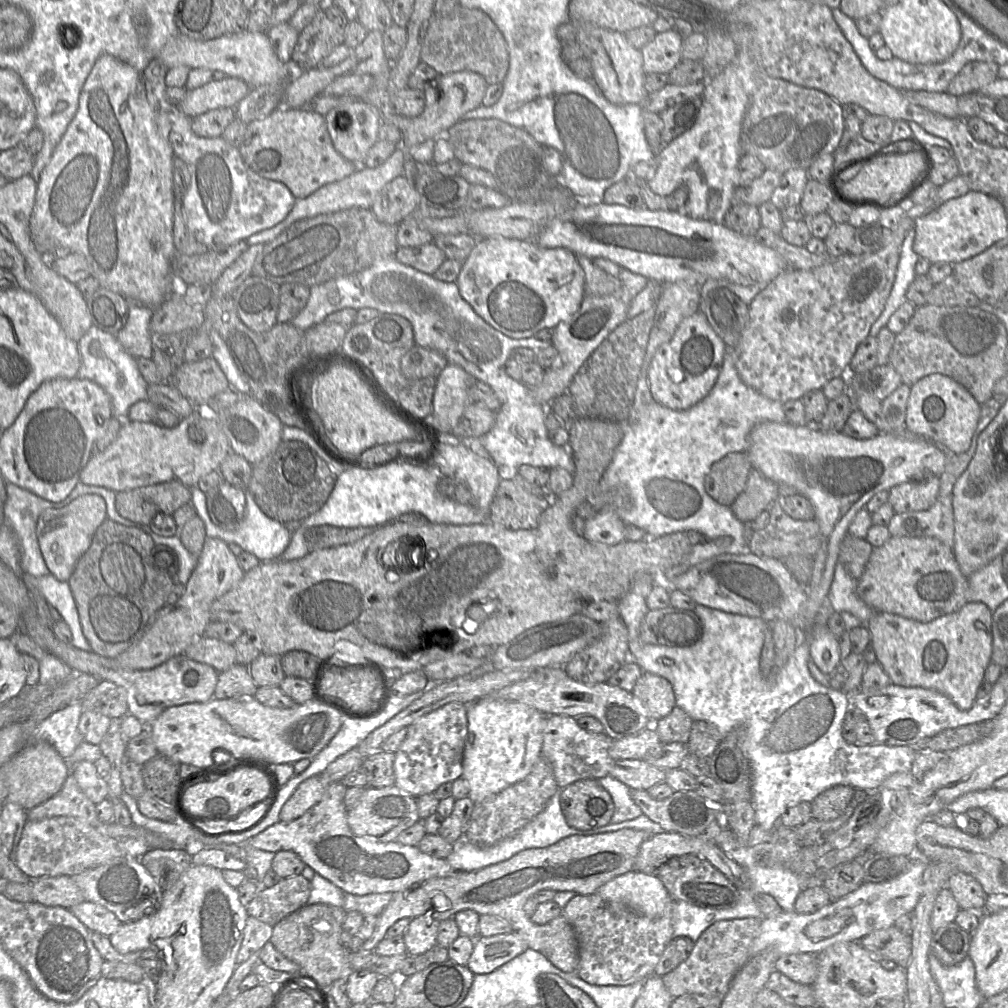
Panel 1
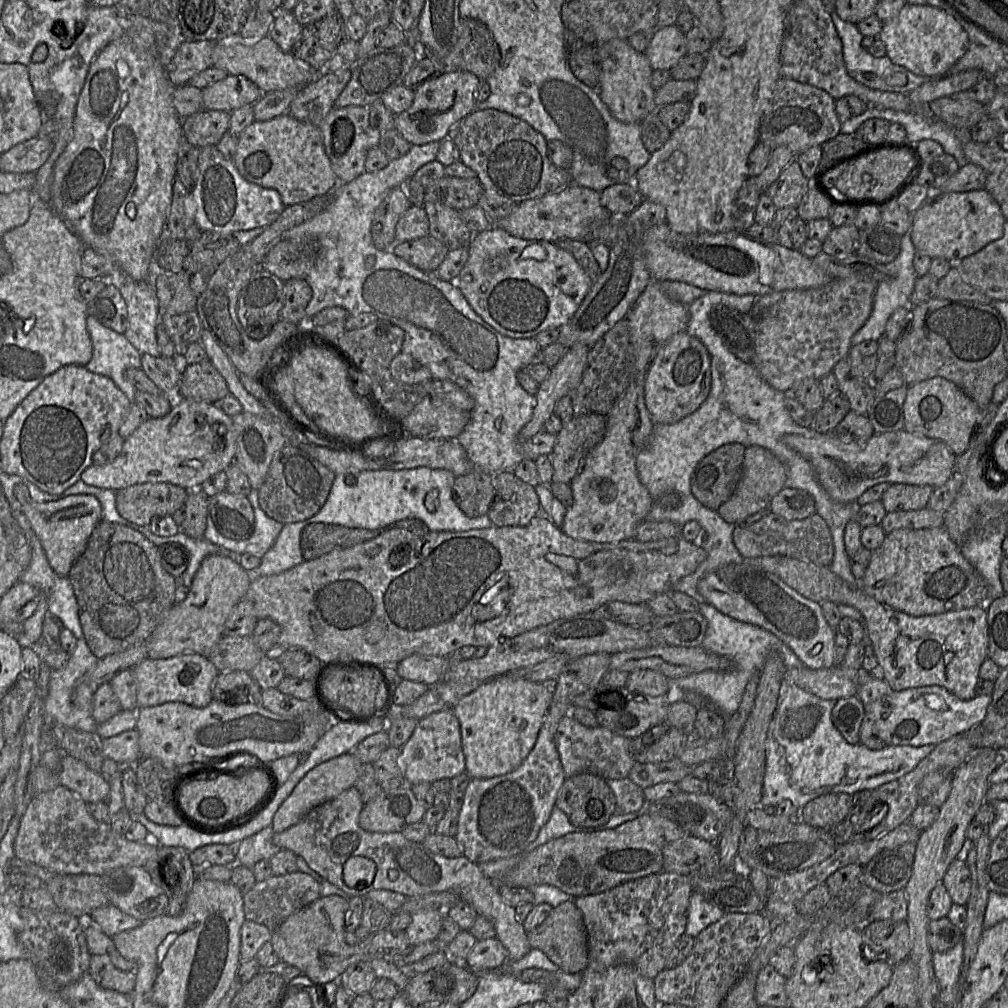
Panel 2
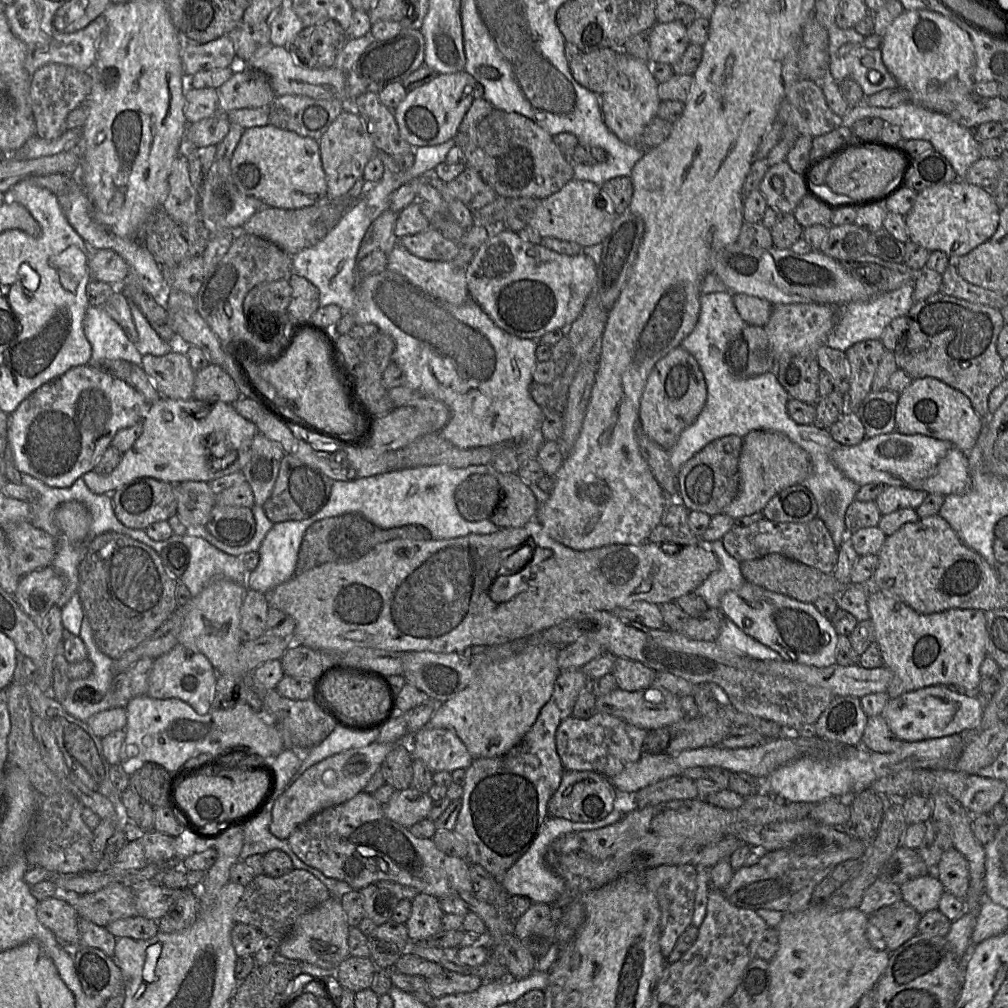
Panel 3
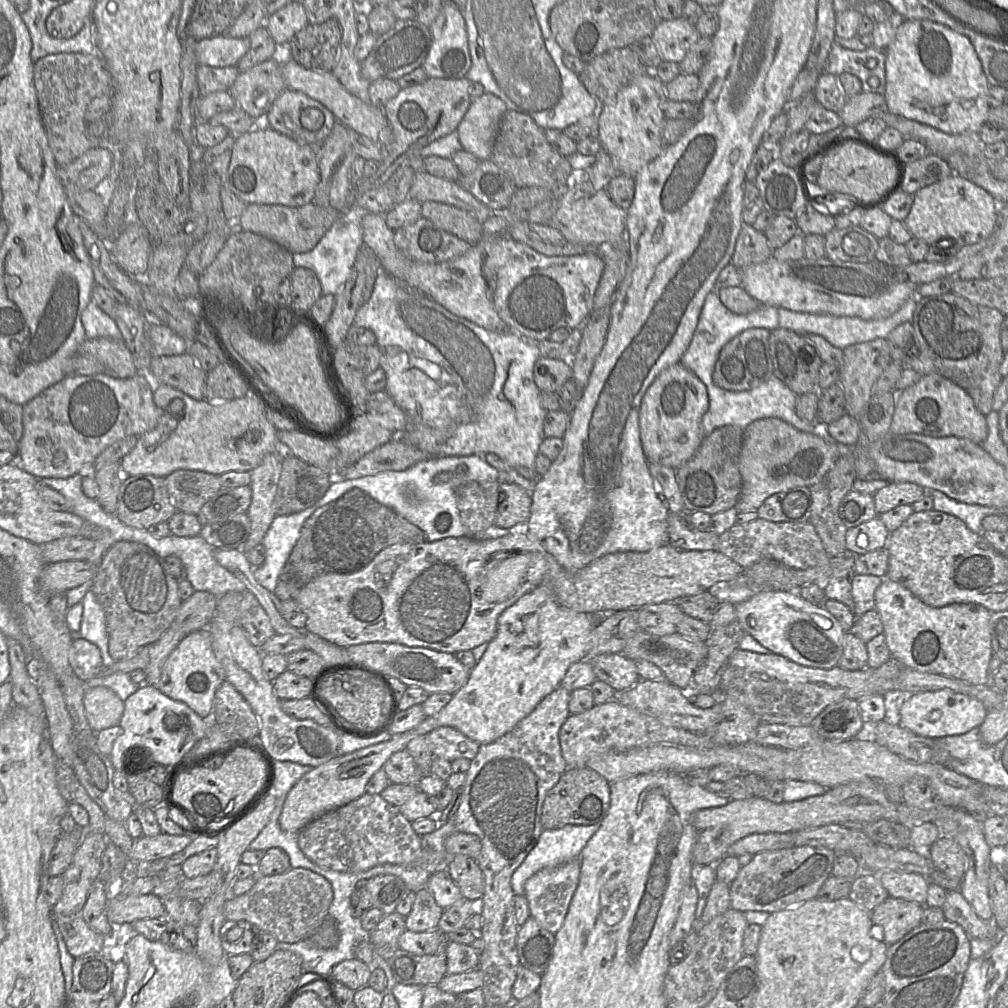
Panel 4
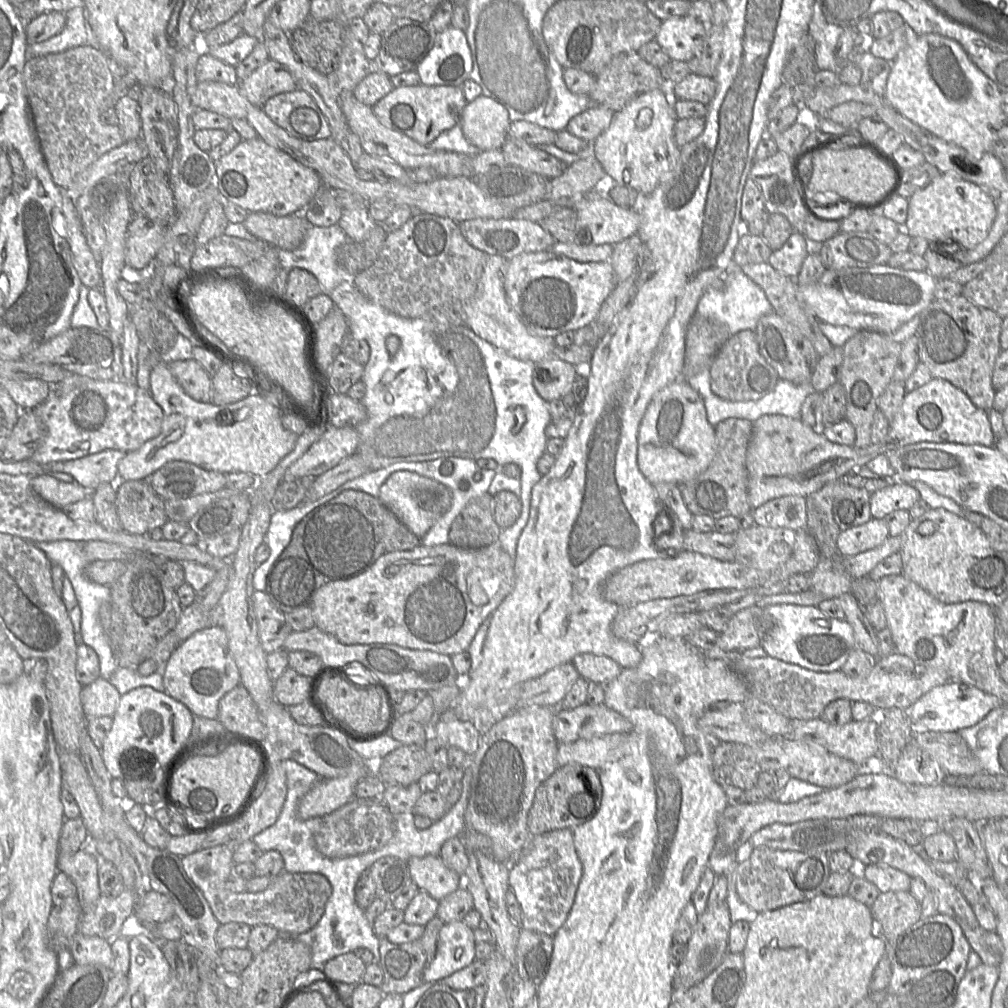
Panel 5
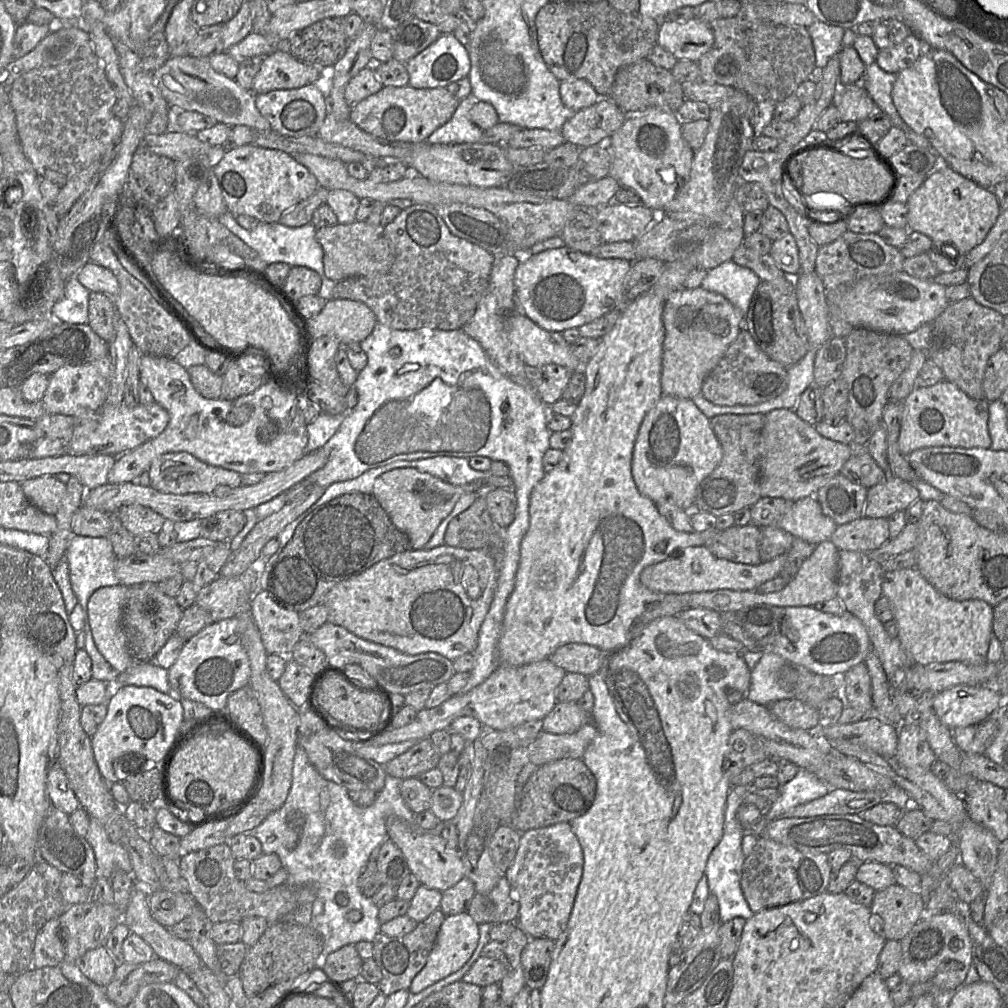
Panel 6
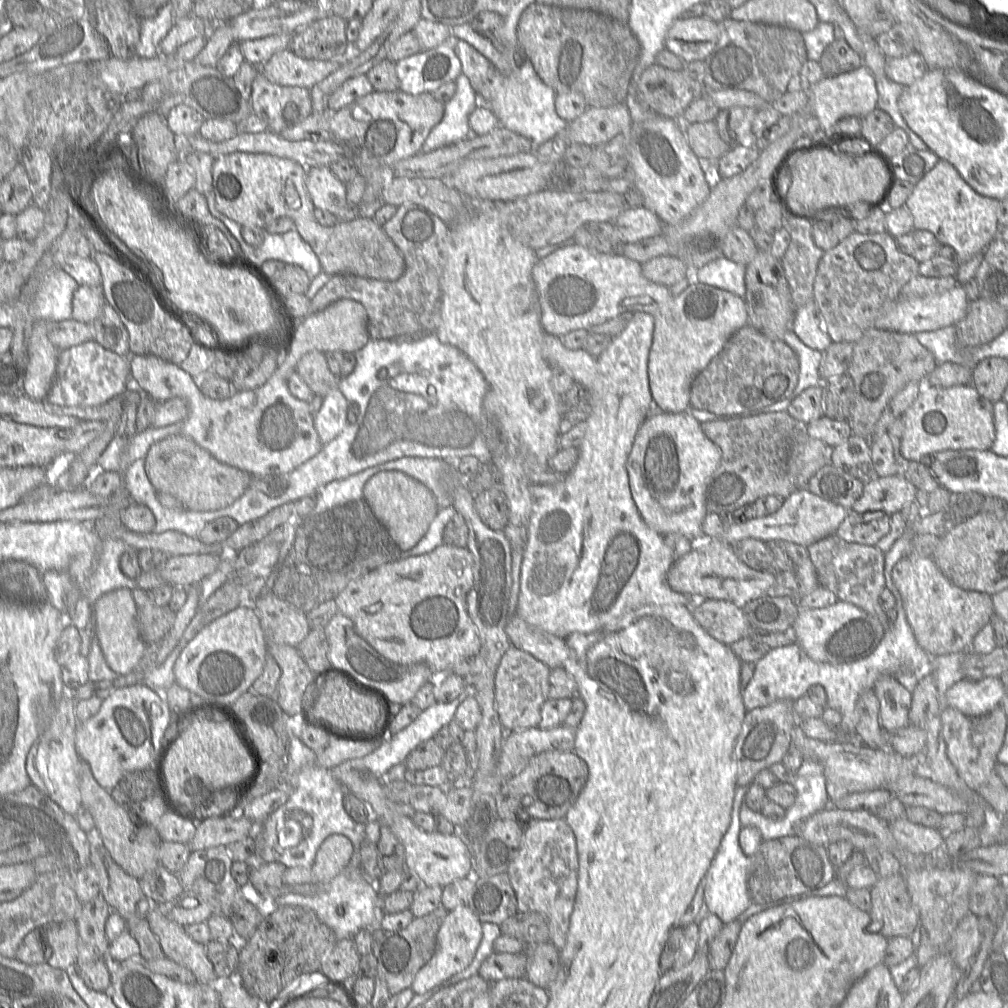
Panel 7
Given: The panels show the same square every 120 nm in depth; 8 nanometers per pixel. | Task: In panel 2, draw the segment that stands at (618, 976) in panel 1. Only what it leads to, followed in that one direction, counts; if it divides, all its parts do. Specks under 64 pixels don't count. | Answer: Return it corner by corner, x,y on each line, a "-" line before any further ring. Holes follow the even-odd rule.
661,871
659,873
647,875
637,879
629,880
624,883
621,883
613,888
610,888
606,891
603,891
598,894
581,896
577,898
572,898
575,905
580,910
586,930
587,941
588,941
588,964
587,969
603,973
609,968
617,965
631,965
633,966
641,975
649,979
654,980
657,974
665,969
665,962
673,948
675,942
678,938
685,932
687,924
687,915
688,915
688,906
689,899
692,894
692,888
688,876

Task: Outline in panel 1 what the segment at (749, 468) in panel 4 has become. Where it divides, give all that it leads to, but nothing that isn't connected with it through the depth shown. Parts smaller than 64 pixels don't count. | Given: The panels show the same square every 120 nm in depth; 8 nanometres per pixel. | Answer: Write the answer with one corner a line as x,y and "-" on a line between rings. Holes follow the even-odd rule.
752,468
744,490
729,507
739,521
747,524
768,510
778,498
780,498
778,485

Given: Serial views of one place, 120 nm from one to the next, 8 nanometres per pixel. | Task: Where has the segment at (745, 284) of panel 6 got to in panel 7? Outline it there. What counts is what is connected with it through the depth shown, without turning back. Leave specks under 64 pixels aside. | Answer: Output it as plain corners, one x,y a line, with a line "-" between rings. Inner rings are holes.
723,256
698,269
691,281
729,291
745,300
745,266

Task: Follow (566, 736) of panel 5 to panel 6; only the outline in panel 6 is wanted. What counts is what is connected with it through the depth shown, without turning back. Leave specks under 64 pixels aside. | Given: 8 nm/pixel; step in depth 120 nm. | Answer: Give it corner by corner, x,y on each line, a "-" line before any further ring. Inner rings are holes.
557,702
541,721
541,727
550,734
572,734
588,723
592,723
591,712
584,711
575,702

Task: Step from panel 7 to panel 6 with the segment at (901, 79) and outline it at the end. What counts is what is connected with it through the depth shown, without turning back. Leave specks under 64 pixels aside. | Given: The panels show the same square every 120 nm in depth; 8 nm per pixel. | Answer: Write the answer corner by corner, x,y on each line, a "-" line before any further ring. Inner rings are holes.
910,33
899,44
879,50
875,62
883,71
898,74
914,64
923,51
922,41

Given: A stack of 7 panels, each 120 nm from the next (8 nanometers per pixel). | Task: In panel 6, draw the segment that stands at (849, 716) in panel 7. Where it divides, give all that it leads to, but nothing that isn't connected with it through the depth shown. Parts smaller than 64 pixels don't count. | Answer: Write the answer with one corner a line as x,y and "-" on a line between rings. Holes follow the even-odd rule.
767,650
751,671
747,698
759,705
769,706
782,699
795,699
793,691
784,690
778,682
778,671
787,662
778,654

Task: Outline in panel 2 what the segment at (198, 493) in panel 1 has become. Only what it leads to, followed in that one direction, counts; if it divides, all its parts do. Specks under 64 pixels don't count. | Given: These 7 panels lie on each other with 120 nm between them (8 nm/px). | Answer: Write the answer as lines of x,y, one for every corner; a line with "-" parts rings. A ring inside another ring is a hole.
252,488
247,498
255,516
255,527
251,537
244,541
225,538
216,530
211,516
208,513
203,538
239,555
249,553
261,558
273,546
284,524
270,518
261,509
258,490

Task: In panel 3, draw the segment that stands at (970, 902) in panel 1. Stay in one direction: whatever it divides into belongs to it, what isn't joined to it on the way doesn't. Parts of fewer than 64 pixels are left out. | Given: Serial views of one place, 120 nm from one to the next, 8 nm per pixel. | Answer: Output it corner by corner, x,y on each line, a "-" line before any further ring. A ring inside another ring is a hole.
951,847
942,854
935,875
947,892
961,900
967,897
969,889
968,862
955,847

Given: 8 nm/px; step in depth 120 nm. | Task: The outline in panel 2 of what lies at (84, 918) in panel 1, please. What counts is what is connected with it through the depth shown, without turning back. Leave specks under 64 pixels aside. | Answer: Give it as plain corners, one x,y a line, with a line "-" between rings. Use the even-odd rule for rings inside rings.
111,904
95,909
88,921
99,927
111,938
118,933
136,928
142,924
142,921
125,914

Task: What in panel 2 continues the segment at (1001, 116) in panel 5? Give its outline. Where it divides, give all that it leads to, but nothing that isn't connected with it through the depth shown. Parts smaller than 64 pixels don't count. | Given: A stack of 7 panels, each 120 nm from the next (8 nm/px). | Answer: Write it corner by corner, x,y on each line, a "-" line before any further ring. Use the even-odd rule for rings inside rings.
906,3
890,21
882,23
878,36
885,45
886,56
918,76
931,79
949,74
951,67
968,49
968,35
962,26
942,9

